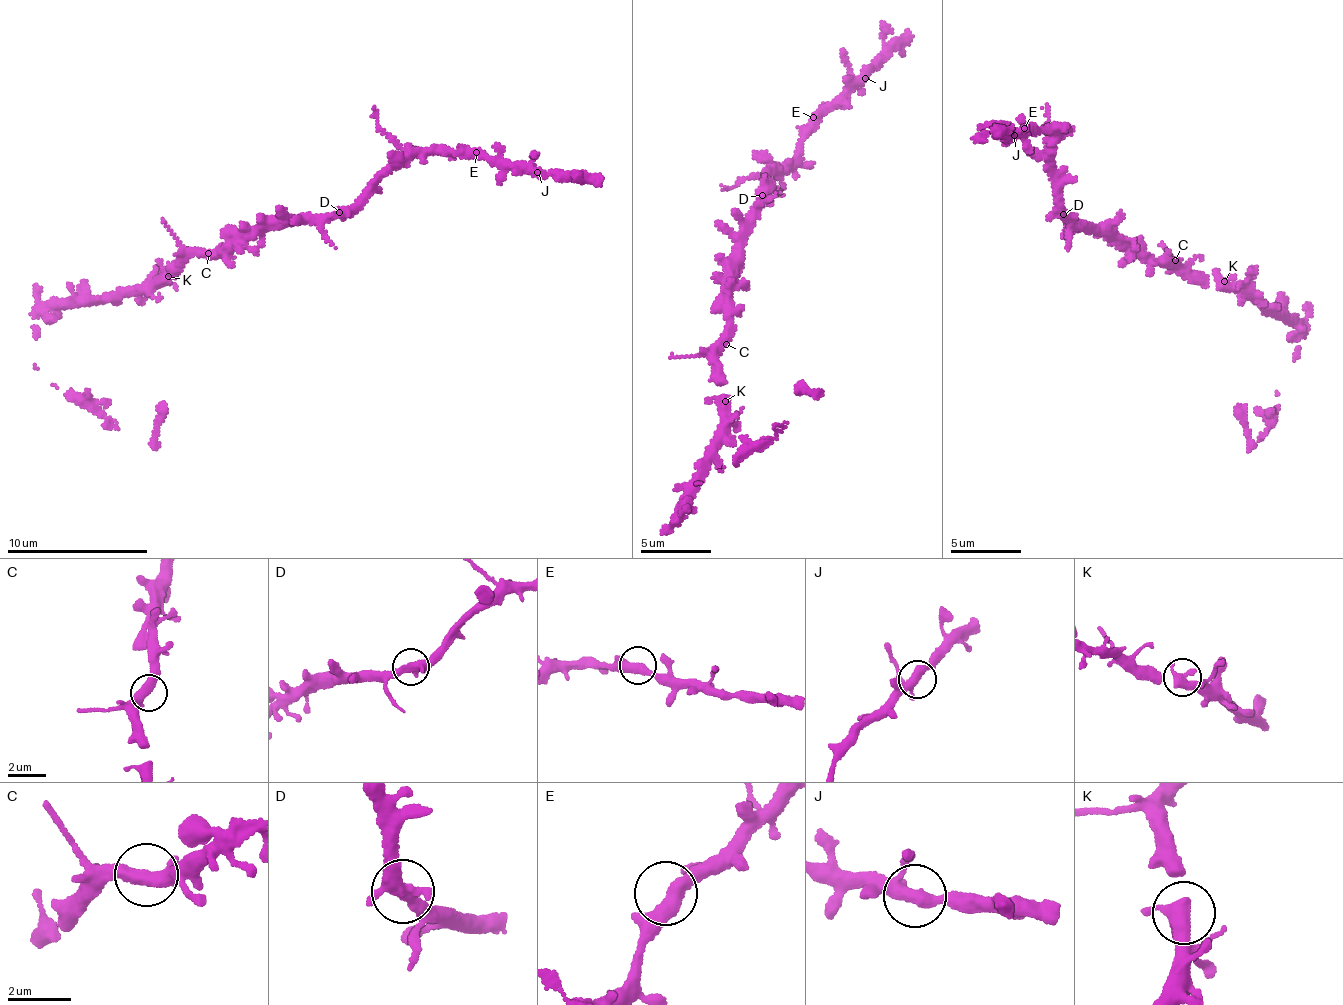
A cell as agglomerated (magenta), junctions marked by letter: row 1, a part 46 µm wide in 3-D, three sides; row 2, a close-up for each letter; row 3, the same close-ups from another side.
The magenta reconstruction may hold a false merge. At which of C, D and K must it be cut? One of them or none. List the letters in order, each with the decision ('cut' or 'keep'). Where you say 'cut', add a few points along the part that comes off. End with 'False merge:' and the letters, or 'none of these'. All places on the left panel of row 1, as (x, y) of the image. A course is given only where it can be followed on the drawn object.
C: keep
D: keep
K: keep
False merge: none of these

